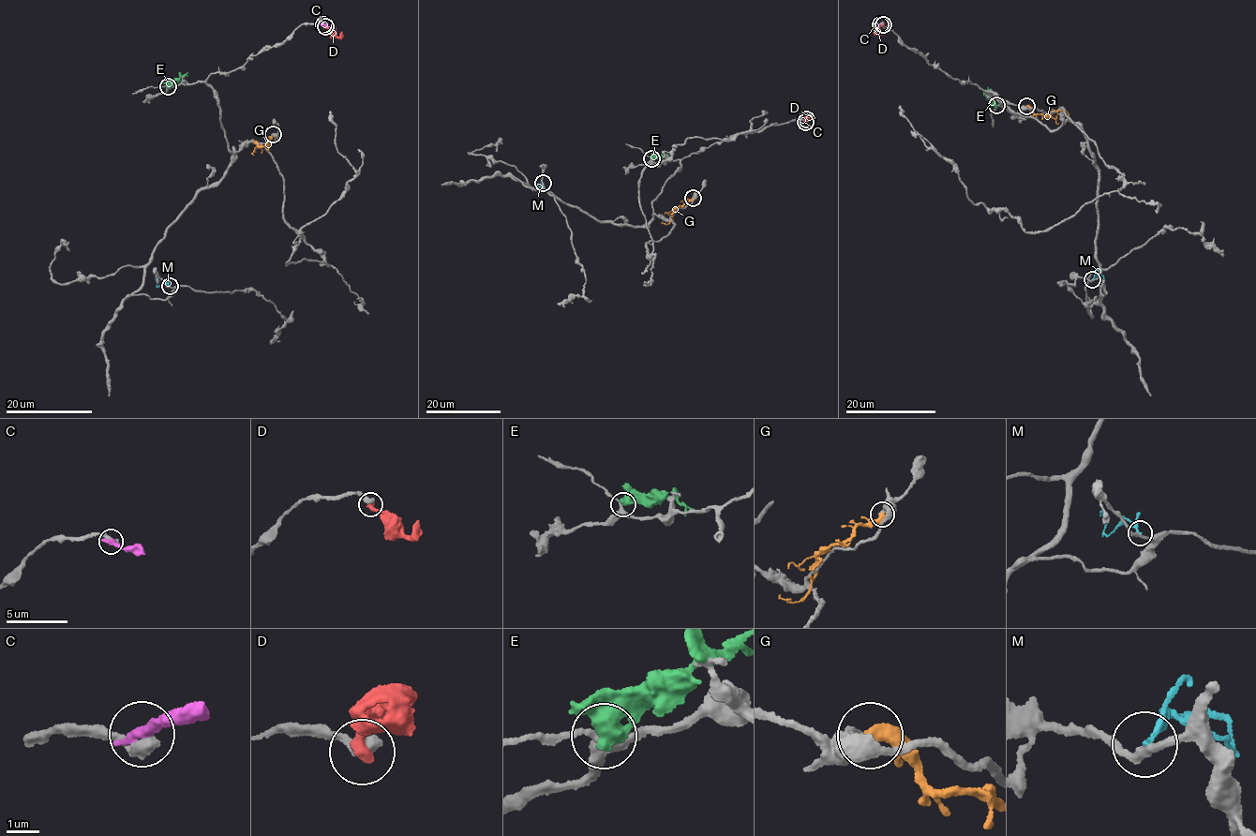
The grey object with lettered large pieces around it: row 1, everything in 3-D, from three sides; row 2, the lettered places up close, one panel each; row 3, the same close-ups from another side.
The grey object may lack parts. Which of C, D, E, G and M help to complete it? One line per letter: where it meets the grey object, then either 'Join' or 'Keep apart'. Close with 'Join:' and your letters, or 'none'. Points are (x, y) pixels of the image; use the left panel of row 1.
C: Touches grey at (323, 24). Keep apart
D: Touches grey at (325, 26). Keep apart
E: Touches grey at (168, 86). Keep apart
G: Touches grey at (273, 134). Keep apart
M: Touches grey at (170, 286). Keep apart
Join: none

